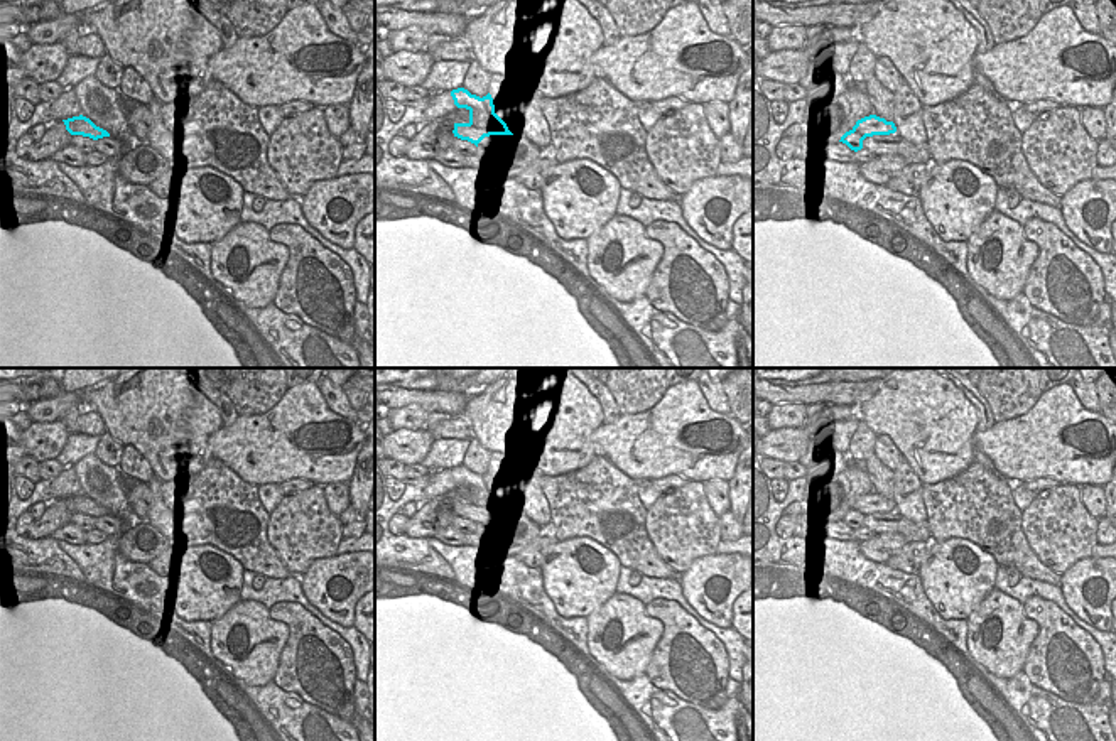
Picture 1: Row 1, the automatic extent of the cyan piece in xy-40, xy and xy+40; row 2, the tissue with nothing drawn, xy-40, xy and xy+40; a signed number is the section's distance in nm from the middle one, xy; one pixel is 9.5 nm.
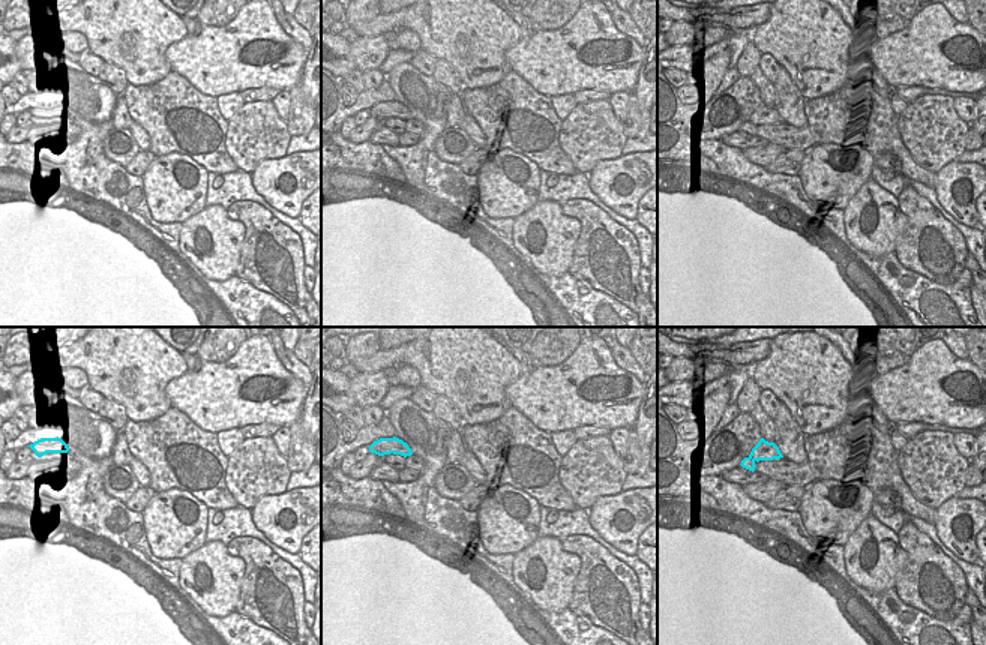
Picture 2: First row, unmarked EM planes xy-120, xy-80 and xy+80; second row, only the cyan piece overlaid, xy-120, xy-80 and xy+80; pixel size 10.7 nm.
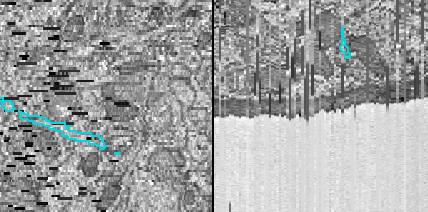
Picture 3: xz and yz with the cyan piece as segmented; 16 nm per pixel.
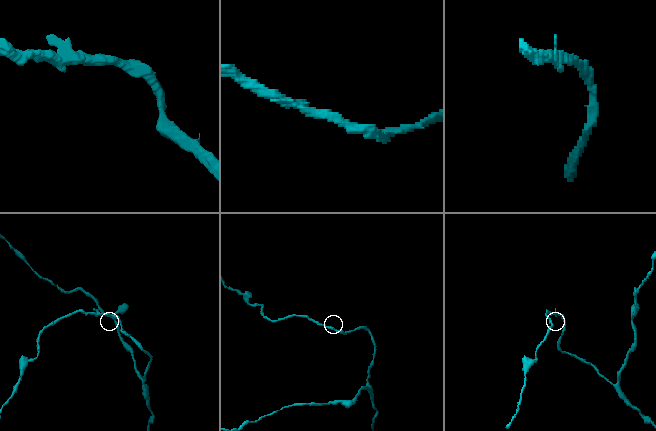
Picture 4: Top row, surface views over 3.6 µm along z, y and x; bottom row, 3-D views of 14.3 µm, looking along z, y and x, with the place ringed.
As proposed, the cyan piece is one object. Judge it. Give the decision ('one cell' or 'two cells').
one cell

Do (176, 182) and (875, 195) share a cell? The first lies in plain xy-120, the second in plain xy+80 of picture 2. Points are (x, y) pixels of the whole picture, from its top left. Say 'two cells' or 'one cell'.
two cells

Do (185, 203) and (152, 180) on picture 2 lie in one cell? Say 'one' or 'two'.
one

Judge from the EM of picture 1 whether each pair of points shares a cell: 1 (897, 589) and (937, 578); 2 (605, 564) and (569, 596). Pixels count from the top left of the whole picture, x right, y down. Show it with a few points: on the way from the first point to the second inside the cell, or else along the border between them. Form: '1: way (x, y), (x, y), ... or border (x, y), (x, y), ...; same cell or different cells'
1: border (917, 574), (924, 594), (942, 616); different cells
2: way (596, 571), (578, 588); same cell

